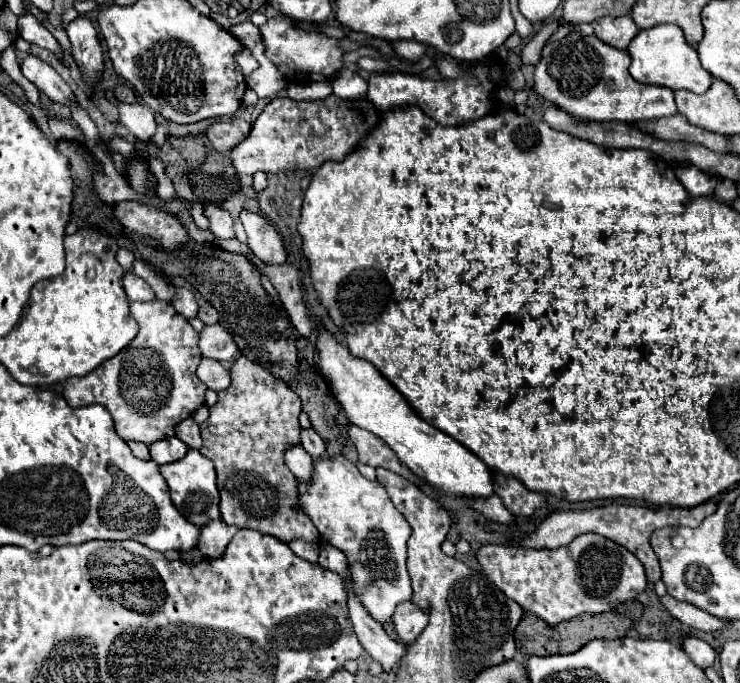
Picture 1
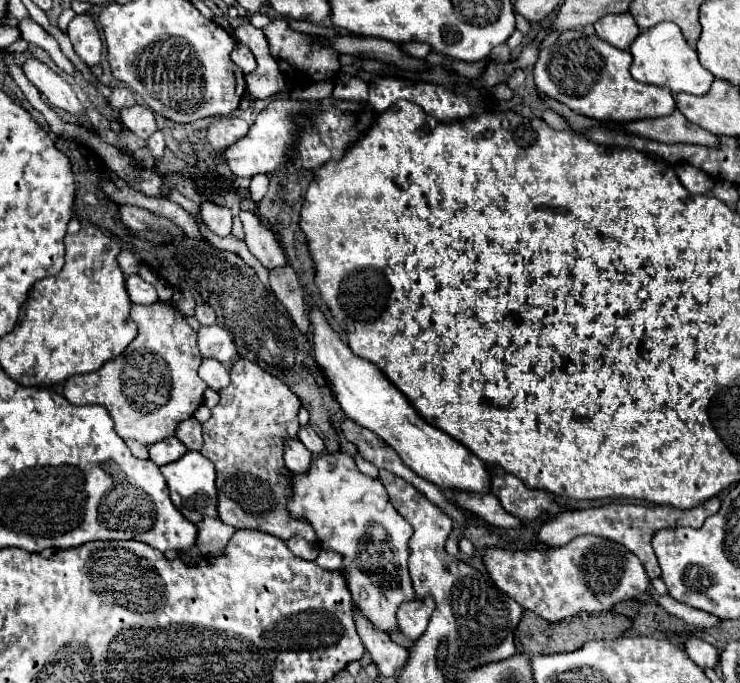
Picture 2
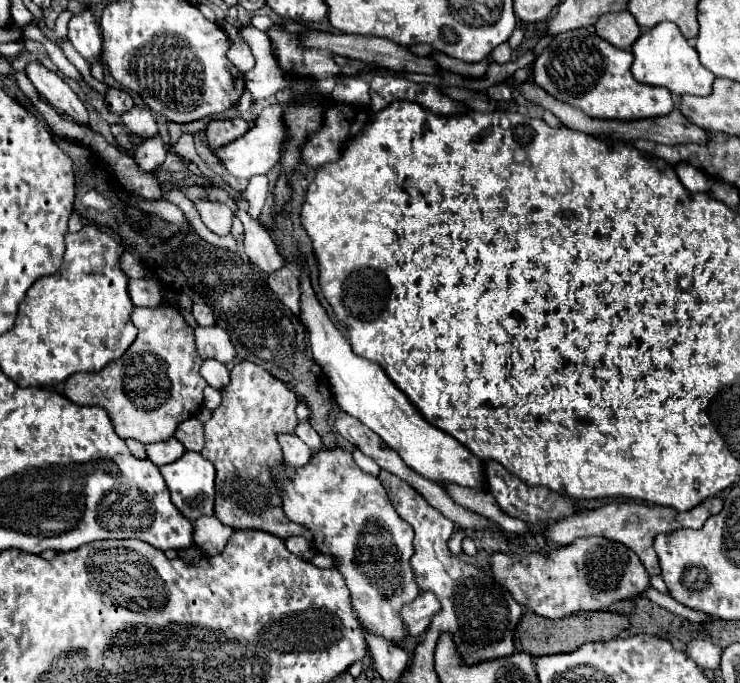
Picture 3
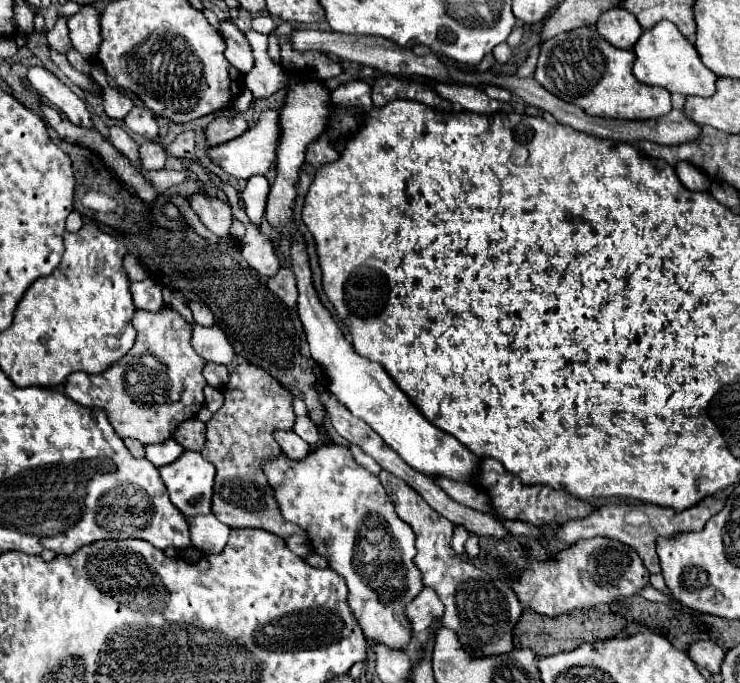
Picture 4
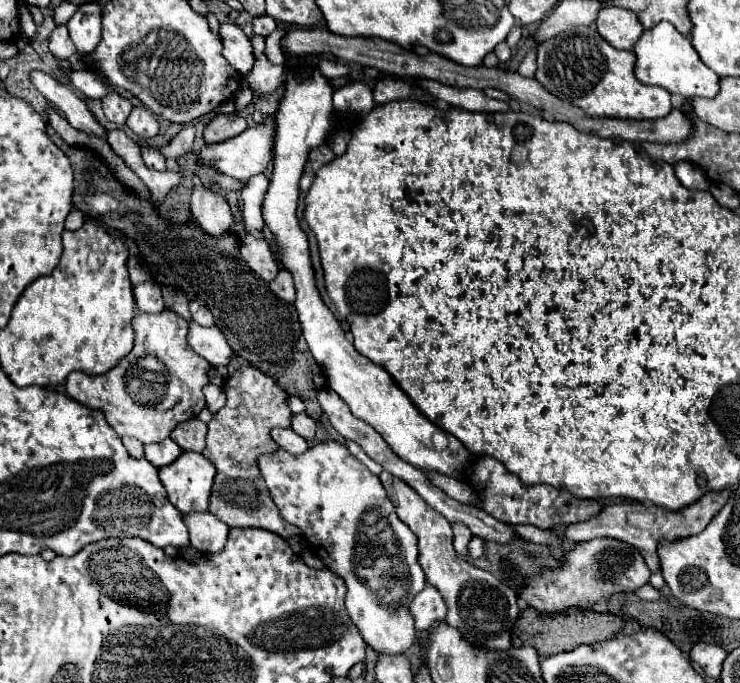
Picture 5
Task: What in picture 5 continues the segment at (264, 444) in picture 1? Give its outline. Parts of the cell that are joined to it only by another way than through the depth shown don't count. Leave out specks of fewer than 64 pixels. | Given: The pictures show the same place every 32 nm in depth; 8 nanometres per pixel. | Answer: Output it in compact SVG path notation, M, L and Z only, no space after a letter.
M242 366L236 370L224 384L228 402L220 408L214 418L208 422L208 436L204 456L216 466L216 478L210 494L210 512L228 524L230 528L264 528L282 538L292 538L298 534L298 528L284 524L278 516L278 508L272 504L266 484L258 472L254 460L266 452L278 450L278 444L270 440L270 428L290 426L290 408L286 404L286 392L280 390L272 378L262 374L258 368Z

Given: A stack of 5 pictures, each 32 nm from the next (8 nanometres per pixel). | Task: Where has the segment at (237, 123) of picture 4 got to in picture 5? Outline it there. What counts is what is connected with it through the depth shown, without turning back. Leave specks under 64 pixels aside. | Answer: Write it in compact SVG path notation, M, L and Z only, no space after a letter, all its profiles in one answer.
M228 114L228 116L216 116L210 120L210 124L204 128L204 140L206 144L216 144L226 138L232 138L234 134L244 132L246 120L240 114Z

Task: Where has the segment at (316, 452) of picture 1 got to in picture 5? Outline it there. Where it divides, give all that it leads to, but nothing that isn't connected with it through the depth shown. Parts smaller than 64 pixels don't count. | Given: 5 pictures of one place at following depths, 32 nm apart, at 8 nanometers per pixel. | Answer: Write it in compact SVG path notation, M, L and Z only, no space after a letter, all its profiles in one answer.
M306 412L300 414L292 414L292 430L298 432L302 438L306 440L314 440L314 432L316 432L316 420L310 418Z

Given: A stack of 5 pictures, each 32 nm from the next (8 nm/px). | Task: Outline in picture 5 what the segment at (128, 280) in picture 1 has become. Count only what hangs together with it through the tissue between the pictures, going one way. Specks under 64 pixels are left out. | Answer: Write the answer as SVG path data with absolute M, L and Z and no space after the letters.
M148 280L148 282L144 282L144 284L134 286L134 296L136 296L138 310L142 310L142 312L158 314L158 312L164 312L164 310L166 310L164 300L162 300L160 286L154 284L154 280Z

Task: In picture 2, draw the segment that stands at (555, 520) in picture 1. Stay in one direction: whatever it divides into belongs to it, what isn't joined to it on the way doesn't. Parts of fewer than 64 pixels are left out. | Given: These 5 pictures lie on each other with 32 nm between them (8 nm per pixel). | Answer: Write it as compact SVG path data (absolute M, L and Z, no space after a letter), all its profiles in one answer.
M710 498L704 504L690 508L690 510L678 510L678 508L668 508L668 506L640 506L640 504L606 504L600 508L590 508L590 510L574 510L574 512L566 512L566 514L558 514L558 518L552 518L550 522L546 522L540 530L540 540L546 546L564 546L568 542L572 542L578 536L584 534L594 534L594 536L602 536L602 538L610 538L622 546L626 546L628 550L632 550L640 562L644 564L646 572L650 578L658 578L660 576L660 566L658 566L658 558L652 550L652 536L658 530L664 528L678 528L678 526L688 526L688 528L700 528L704 524L704 520L712 514L716 514L720 510L720 498Z

